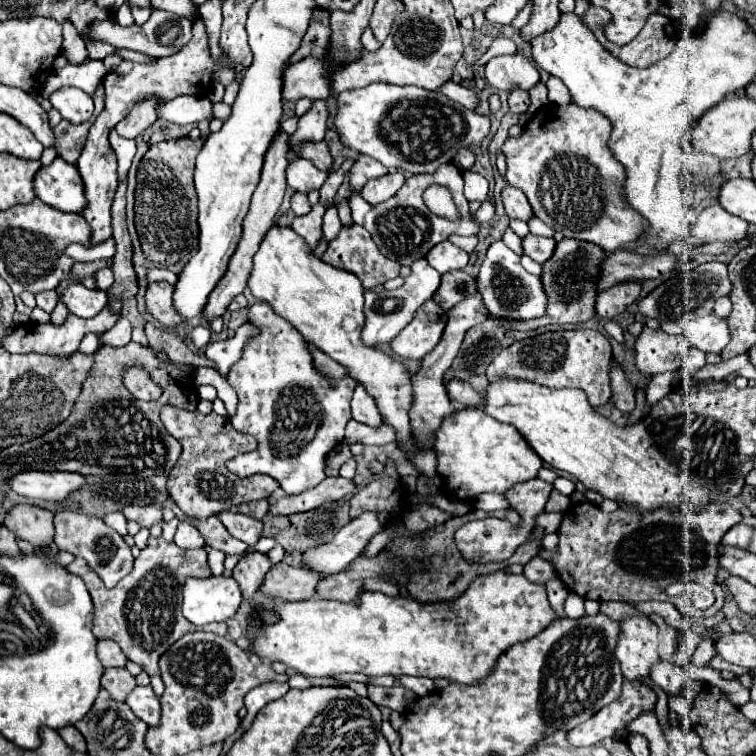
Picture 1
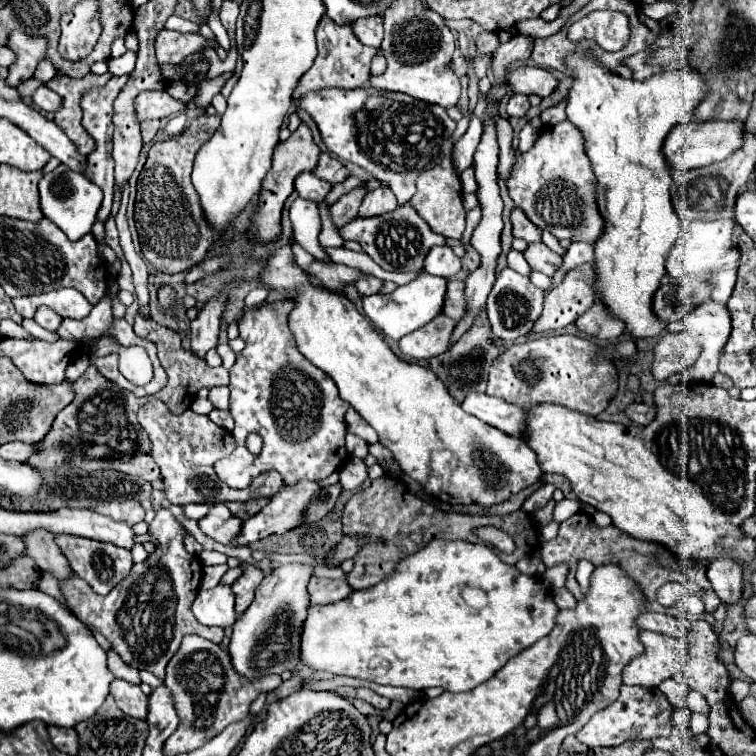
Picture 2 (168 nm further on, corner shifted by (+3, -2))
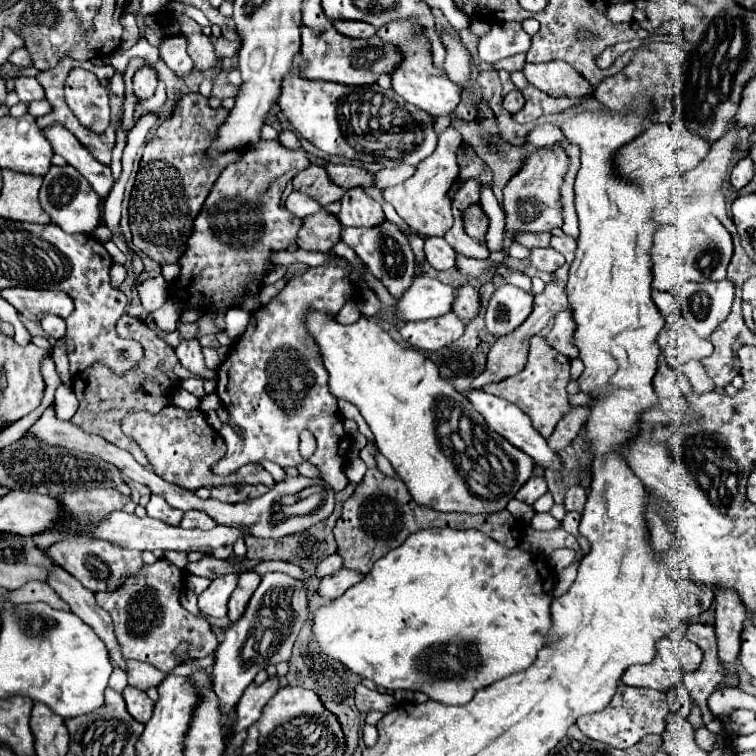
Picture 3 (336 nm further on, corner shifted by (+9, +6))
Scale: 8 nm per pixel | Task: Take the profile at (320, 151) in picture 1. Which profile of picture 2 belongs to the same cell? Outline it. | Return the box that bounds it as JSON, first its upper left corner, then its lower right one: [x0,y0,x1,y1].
[314,153,348,183]

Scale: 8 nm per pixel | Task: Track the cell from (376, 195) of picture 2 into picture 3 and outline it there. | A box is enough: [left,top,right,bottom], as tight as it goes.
[338,189,384,227]

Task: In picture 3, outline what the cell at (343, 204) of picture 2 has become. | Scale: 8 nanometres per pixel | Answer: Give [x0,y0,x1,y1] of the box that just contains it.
[296,211,340,253]

